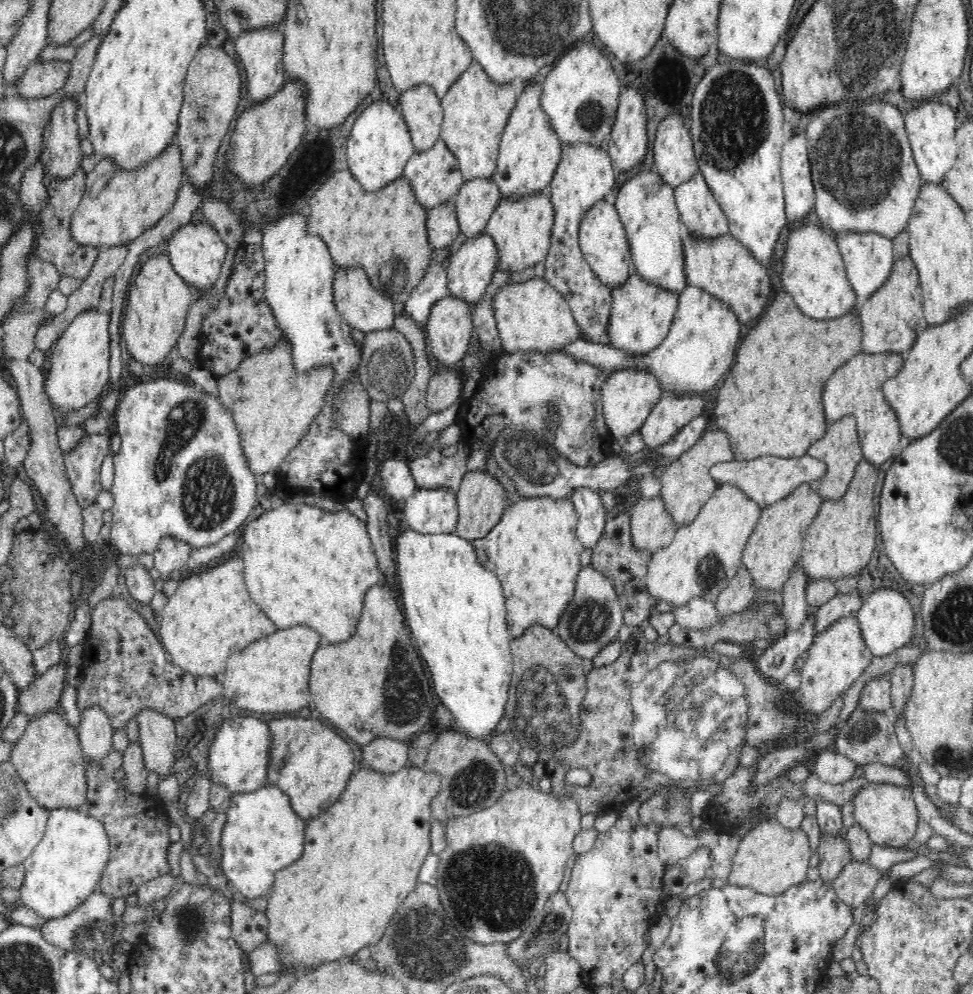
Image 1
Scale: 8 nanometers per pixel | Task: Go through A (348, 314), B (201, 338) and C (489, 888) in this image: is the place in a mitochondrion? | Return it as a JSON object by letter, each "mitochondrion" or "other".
{"A":"other","B":"other","C":"mitochondrion"}

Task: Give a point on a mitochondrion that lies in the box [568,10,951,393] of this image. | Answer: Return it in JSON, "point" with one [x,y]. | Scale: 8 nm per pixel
{"point":[859,158]}

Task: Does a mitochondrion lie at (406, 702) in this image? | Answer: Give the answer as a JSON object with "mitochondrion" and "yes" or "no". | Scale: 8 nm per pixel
{"mitochondrion":"yes"}

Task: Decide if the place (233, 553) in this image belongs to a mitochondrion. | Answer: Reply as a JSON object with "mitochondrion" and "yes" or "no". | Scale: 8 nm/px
{"mitochondrion":"no"}

